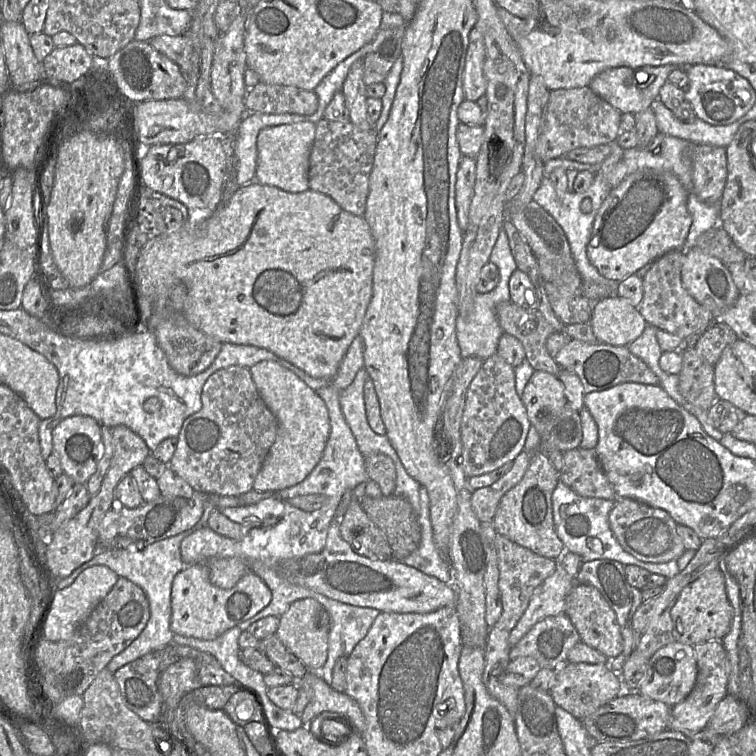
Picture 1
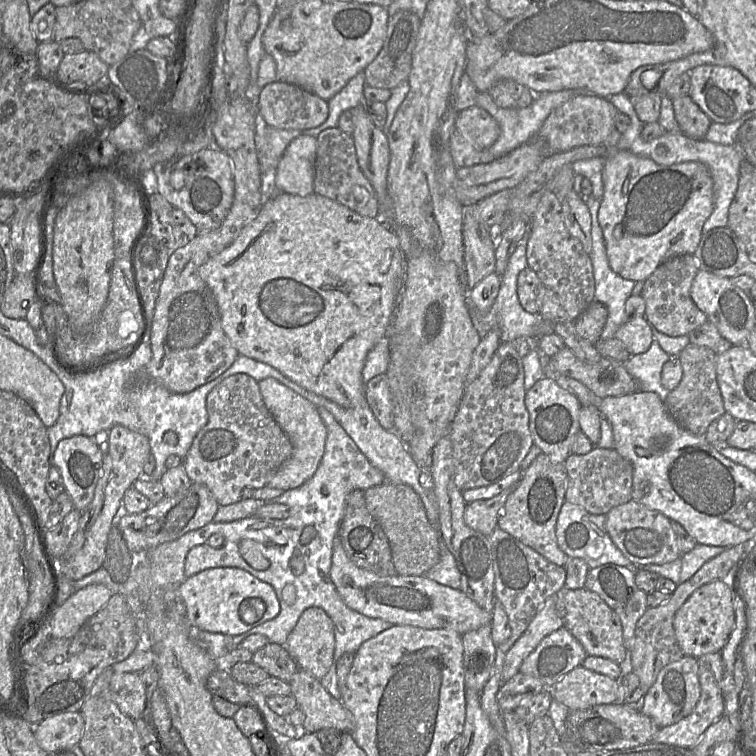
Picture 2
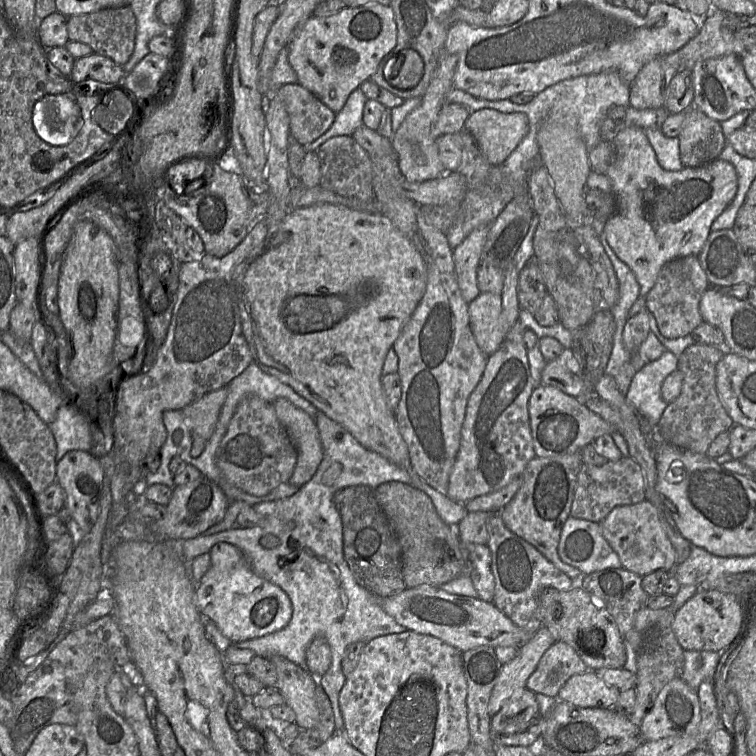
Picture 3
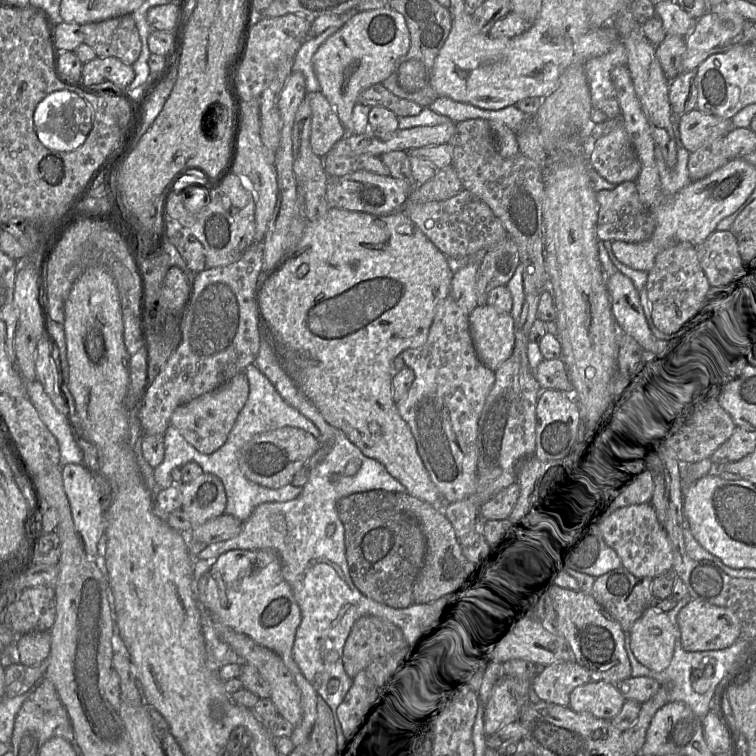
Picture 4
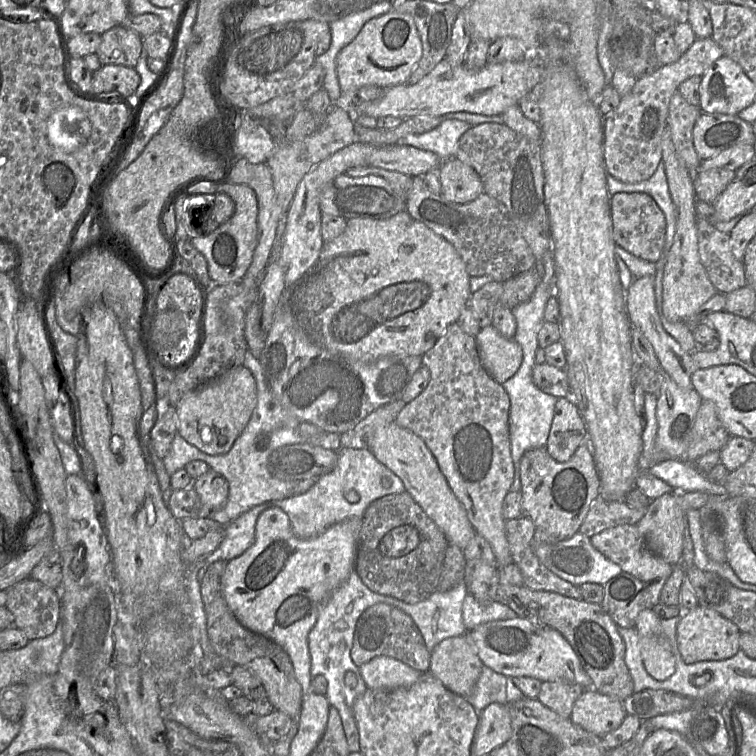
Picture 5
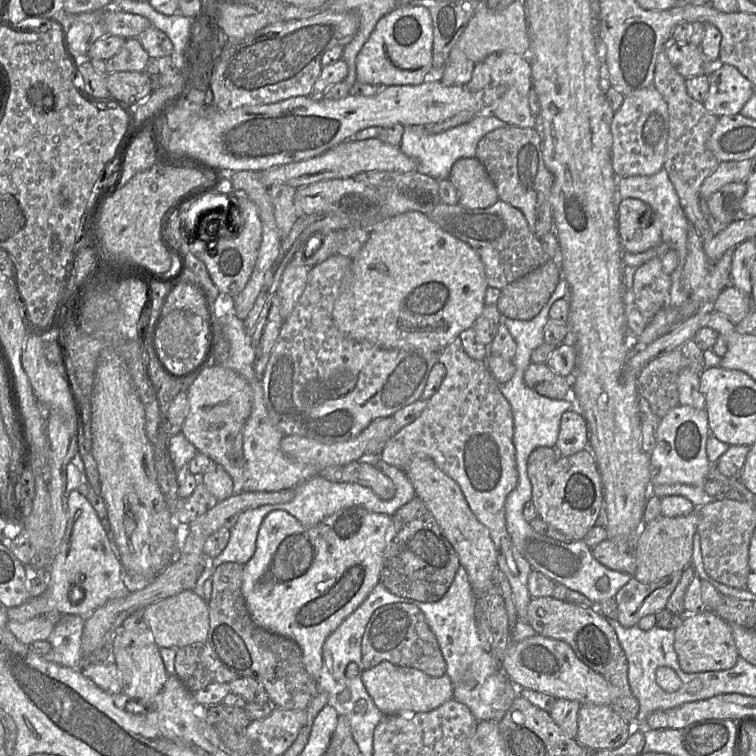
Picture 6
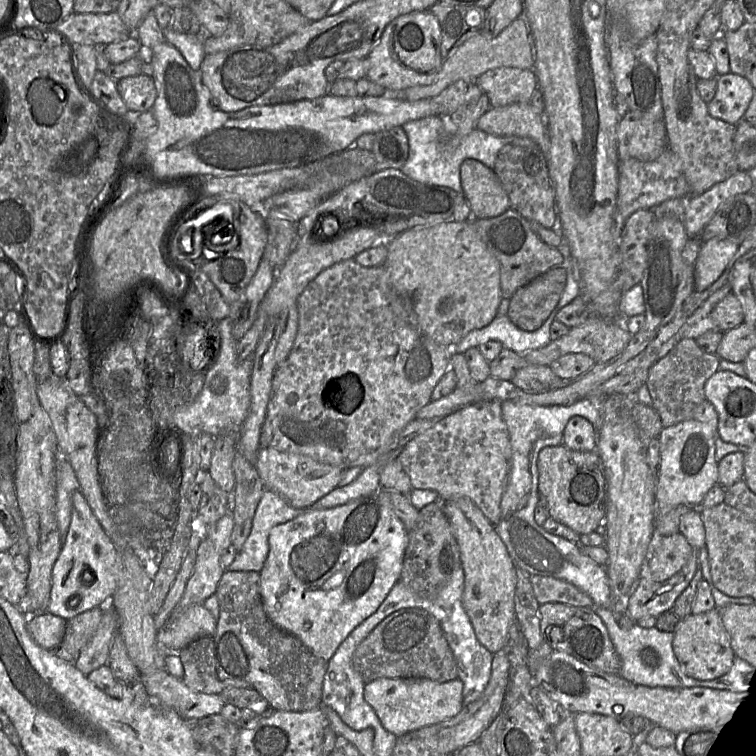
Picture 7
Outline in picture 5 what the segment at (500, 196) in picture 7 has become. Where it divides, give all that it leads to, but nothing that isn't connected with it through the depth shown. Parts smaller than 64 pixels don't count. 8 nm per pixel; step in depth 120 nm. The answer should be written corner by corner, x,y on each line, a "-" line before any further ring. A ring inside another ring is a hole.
450,159
439,167
440,195
453,203
466,204
484,193
476,171
458,159

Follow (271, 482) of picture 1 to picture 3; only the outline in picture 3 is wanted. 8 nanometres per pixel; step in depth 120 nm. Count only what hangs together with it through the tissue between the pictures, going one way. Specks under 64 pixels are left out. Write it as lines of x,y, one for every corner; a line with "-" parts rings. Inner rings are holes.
285,398
276,399
272,405
297,451
297,462
288,483
302,487
313,477
323,458
316,422

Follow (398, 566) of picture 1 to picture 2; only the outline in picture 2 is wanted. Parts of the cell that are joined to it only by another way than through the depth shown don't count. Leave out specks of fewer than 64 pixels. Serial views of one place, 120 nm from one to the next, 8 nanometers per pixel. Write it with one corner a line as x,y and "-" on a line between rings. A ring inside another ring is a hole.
336,536
333,542
330,577
344,603
363,615
392,624
424,629
452,629
461,635
491,624
491,613
483,610
464,592
439,584
425,576
379,576
356,566

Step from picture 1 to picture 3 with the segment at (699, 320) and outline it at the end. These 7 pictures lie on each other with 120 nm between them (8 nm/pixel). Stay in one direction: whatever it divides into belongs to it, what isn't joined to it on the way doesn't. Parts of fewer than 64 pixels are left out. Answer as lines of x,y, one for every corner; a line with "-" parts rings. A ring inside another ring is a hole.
698,256
677,257
662,265
654,286
645,296
645,307
654,315
663,336
676,338
691,334
703,320
699,303
710,286

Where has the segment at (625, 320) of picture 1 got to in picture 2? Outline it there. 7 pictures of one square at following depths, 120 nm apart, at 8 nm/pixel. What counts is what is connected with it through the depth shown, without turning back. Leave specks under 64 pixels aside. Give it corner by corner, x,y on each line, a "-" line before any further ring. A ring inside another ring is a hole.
645,316
626,320
616,331
614,338
622,341
631,355
646,352
654,340
649,321

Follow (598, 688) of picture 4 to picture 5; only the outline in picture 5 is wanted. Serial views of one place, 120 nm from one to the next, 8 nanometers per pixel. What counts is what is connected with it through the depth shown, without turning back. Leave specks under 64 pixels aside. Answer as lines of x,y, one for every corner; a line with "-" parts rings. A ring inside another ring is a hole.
585,689
573,705
570,719
584,730
603,737
617,729
626,717
623,702
596,691

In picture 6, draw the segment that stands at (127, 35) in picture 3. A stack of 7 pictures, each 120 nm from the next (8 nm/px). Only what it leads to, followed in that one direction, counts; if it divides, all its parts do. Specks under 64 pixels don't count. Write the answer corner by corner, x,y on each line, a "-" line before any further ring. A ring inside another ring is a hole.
137,38
126,39
120,51
106,62
107,73
145,70
148,53
145,51

